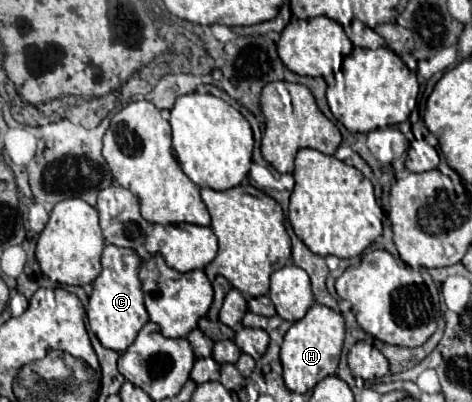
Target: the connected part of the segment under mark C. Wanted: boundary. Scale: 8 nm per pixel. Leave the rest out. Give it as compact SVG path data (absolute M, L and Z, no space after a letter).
M106 245L102 251L102 273L96 277L94 291L90 295L90 303L86 309L88 325L100 343L116 353L124 353L128 345L136 339L138 331L148 323L148 313L144 307L144 295L138 279L140 257L122 247Z

